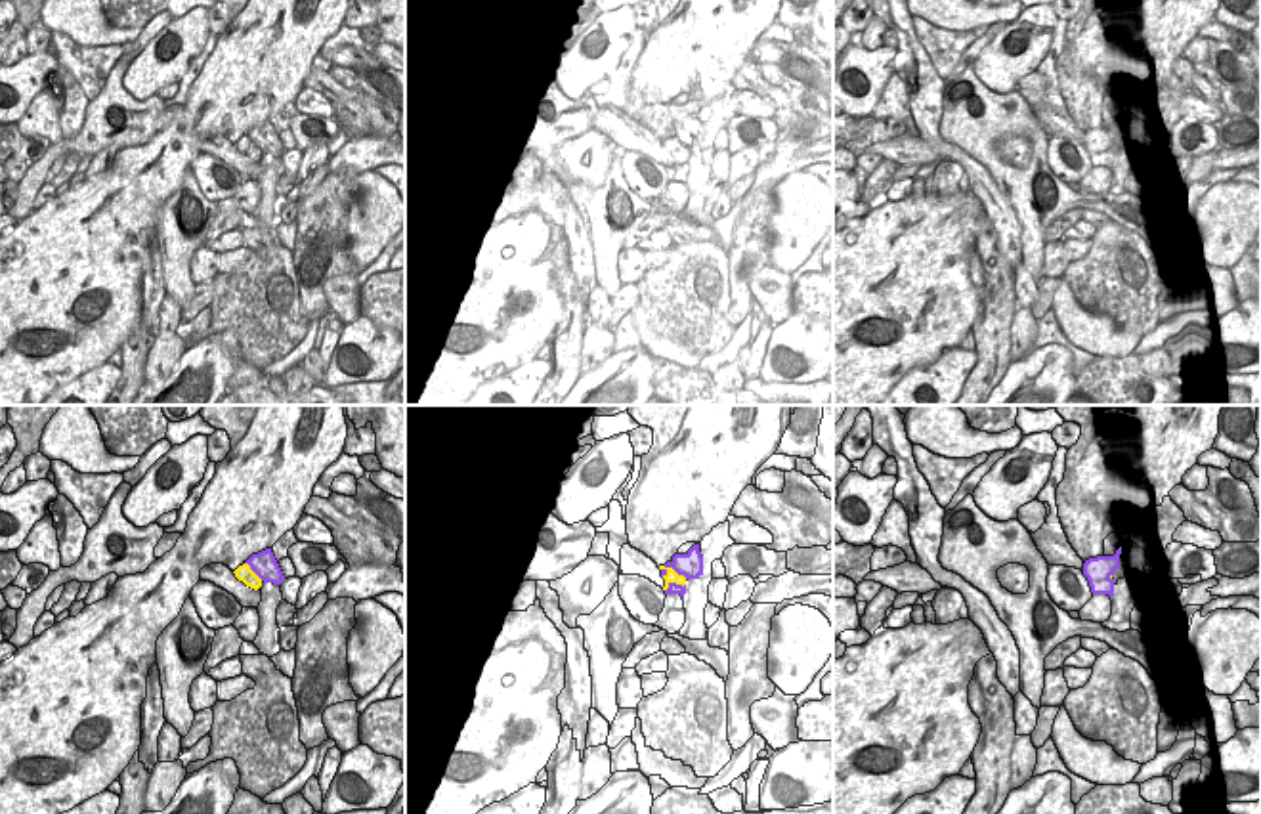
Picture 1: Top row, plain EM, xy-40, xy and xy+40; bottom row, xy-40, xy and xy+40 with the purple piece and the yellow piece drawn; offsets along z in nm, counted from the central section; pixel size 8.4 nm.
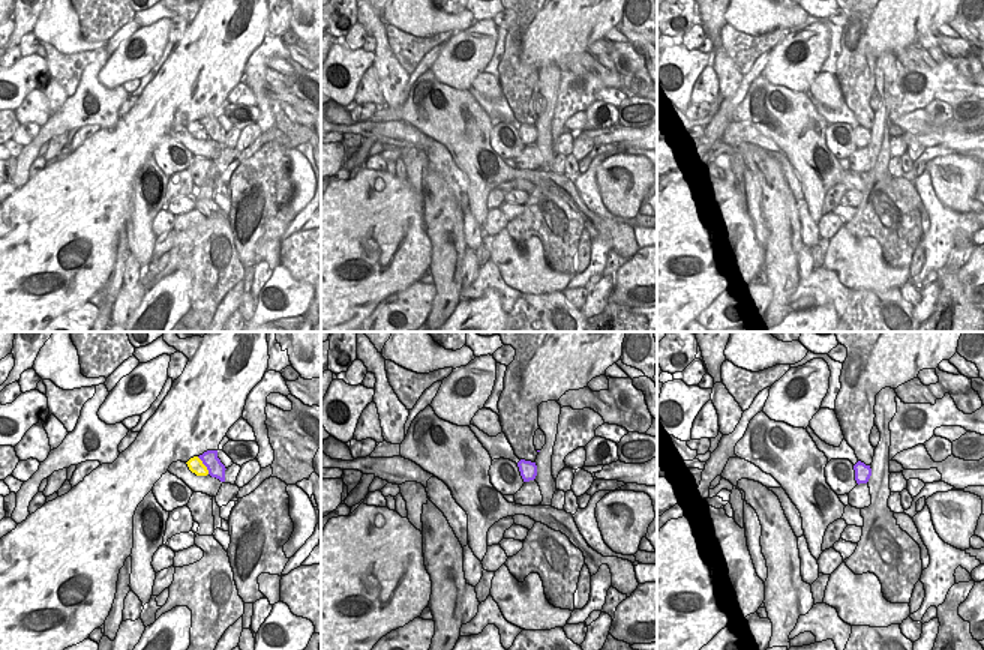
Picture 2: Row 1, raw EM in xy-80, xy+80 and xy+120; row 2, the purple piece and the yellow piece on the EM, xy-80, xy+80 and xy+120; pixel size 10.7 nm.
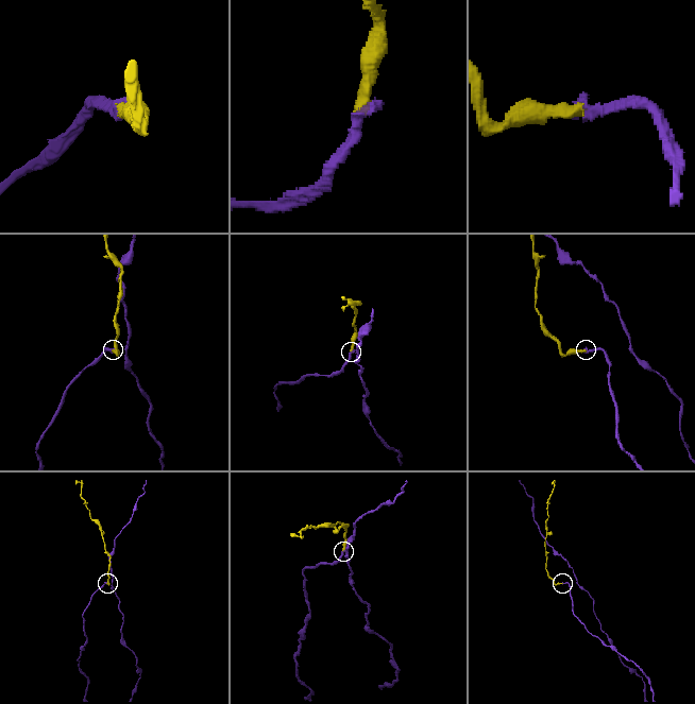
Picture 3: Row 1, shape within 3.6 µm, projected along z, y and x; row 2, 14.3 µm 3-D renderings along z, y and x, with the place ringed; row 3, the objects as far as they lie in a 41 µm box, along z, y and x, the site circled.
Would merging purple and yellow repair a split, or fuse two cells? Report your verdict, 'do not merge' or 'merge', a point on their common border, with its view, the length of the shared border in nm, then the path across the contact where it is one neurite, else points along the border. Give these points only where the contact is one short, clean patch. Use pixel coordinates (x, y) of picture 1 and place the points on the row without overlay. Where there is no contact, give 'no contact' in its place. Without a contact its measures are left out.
merge; meets purple in xy at (675, 142); contact 240 nm long; runs through xy (690, 138), (675, 142), (671, 148)

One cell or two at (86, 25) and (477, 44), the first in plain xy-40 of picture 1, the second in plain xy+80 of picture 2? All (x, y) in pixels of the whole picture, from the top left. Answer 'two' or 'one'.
two

